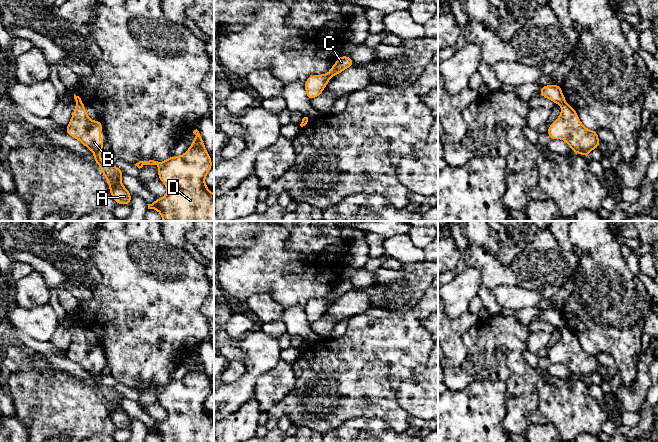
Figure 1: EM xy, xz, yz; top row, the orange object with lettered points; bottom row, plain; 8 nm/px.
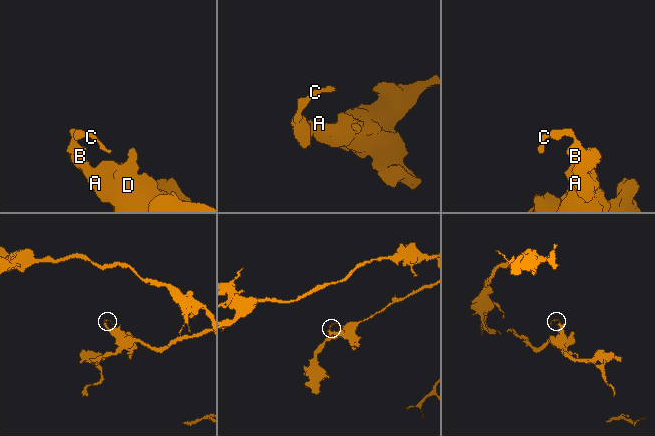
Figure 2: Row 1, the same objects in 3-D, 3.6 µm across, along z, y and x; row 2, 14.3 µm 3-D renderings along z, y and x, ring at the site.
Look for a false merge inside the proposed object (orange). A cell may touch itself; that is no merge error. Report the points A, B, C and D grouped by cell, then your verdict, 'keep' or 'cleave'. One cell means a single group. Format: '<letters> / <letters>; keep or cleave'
A B D / C; cleave

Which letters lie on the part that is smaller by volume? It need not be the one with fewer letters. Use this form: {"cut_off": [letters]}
{"cut_off": ["C"]}

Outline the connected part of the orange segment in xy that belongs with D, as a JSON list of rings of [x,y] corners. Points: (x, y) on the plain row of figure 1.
[[[196,353],[193,355],[196,362],[188,374],[180,380],[170,380],[163,386],[154,384],[139,385],[134,388],[139,393],[145,389],[159,389],[158,401],[167,412],[167,417],[162,422],[148,429],[148,433],[157,434],[162,442],[214,442],[214,418],[208,414],[205,401],[213,391],[209,377],[203,363]]]

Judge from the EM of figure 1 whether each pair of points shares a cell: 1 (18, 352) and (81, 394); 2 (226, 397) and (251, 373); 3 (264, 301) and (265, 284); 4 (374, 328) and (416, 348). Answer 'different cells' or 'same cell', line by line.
1: same cell
2: same cell
3: different cells
4: same cell

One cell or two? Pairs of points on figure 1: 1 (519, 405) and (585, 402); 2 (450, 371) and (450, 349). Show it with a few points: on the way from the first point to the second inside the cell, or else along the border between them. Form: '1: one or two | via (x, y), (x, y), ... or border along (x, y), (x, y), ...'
1: two | border along (530, 383), (538, 395), (538, 409)
2: two | border along (465, 346), (466, 359), (459, 366), (453, 367)

